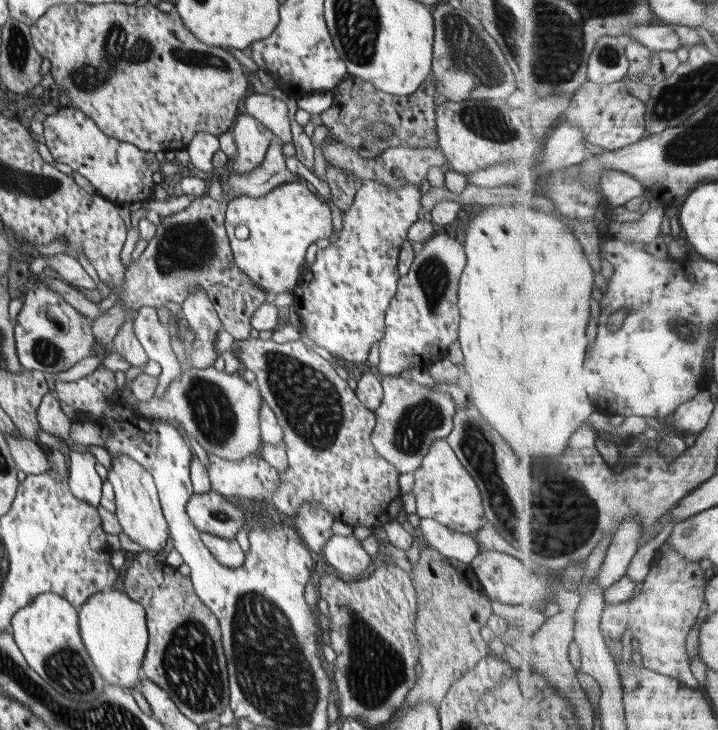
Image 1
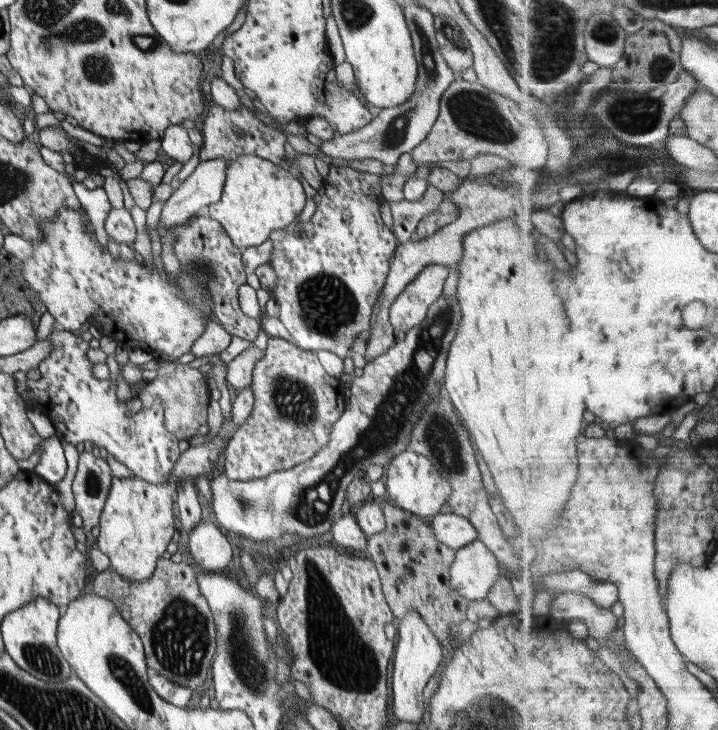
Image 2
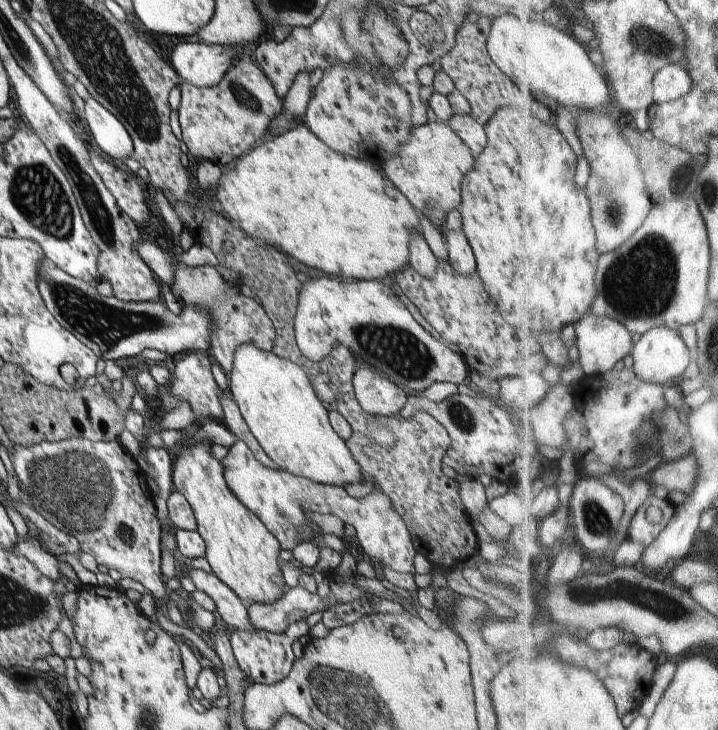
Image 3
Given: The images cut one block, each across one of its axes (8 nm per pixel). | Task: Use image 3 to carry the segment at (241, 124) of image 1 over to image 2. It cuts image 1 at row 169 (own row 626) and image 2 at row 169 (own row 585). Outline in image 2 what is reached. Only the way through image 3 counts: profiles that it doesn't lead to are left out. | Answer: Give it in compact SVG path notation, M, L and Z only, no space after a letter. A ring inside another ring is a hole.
M220 158L219 160L200 161L197 168L184 180L177 183L171 196L163 202L160 211L160 221L158 227L172 229L177 225L182 225L188 221L192 215L196 215L202 206L210 206L212 203L220 201L224 181L226 181L226 167L230 159Z

